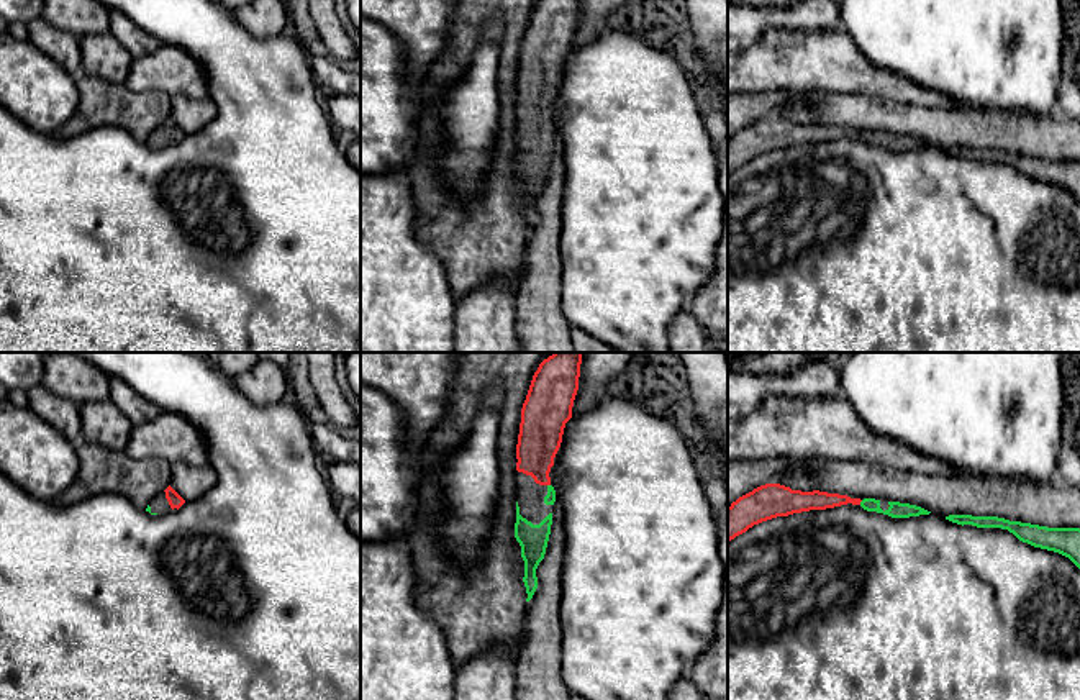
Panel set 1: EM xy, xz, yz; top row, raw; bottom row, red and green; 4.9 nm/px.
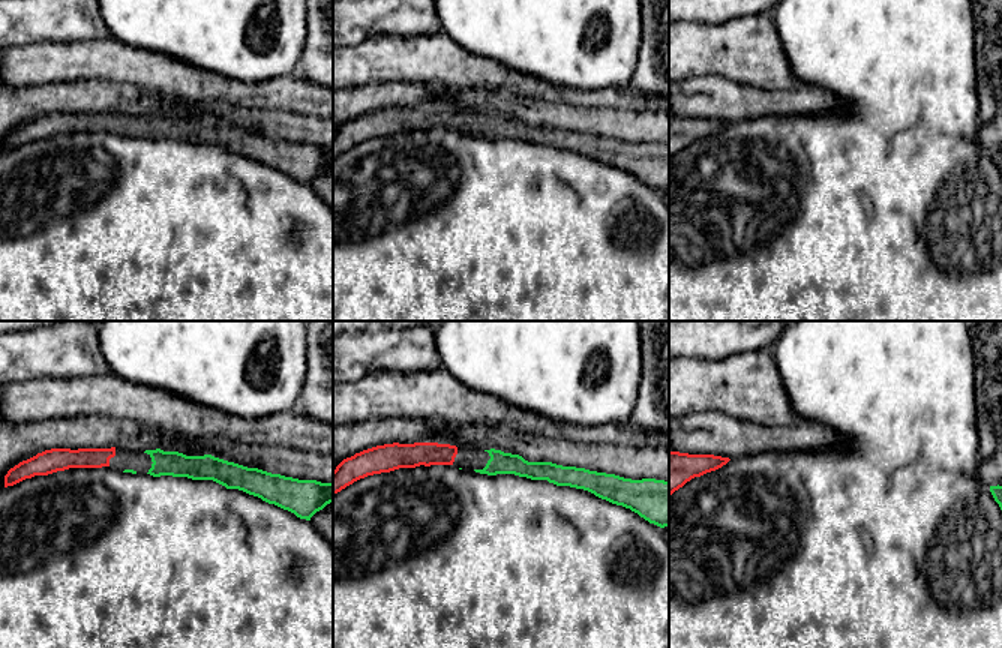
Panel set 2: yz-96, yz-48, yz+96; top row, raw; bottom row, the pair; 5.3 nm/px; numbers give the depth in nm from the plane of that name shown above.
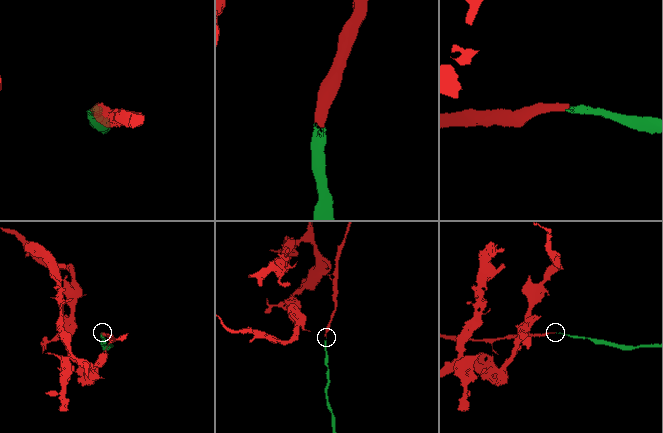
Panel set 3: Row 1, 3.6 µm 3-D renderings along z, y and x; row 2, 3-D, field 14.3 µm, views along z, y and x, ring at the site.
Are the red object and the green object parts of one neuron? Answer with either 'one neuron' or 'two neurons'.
one neuron

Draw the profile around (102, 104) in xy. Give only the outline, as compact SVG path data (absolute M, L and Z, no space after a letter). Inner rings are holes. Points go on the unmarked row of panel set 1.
M97 77L75 79L80 95L75 113L52 134L69 139L97 126L120 126L139 143L172 115L172 97L161 90L134 93L125 84L111 84Z

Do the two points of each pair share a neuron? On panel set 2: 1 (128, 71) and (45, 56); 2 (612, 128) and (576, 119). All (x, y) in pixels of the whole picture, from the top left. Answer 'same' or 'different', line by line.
1: same
2: same

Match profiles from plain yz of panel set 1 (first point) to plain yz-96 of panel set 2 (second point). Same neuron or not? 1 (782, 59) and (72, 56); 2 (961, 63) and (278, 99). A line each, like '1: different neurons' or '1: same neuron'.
1: same neuron
2: different neurons

